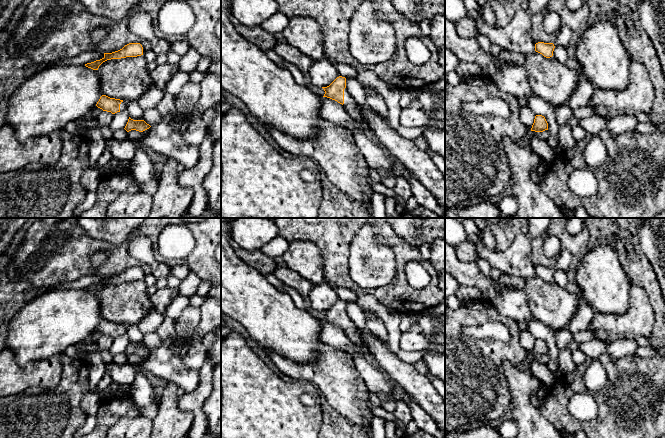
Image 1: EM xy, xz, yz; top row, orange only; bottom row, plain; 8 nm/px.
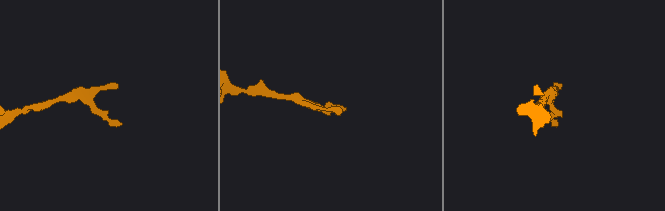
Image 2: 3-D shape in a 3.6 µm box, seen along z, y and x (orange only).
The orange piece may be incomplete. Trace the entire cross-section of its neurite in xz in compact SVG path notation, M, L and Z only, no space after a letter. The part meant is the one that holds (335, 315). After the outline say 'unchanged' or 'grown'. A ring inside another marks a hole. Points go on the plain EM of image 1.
M339 300L329 310L322 311L325 315L323 321L330 322L342 328L346 336L361 349L363 357L371 363L375 368L379 369L387 379L391 377L380 368L379 364L374 360L368 348L364 345L360 331L355 327L346 312L346 302Z | grown

